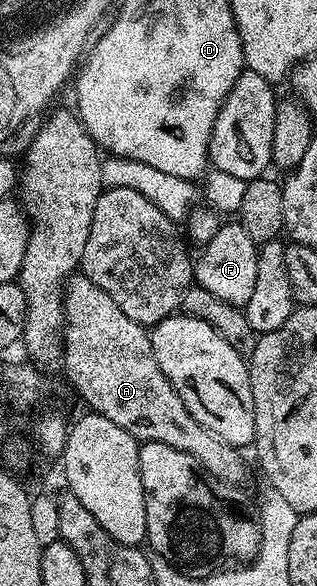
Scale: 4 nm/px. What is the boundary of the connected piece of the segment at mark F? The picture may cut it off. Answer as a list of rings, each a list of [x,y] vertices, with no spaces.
[[[237,220],[224,221],[215,235],[202,247],[203,255],[193,262],[193,282],[205,292],[217,296],[225,304],[245,308],[249,304],[249,296],[253,296],[253,288],[257,284],[257,256],[259,246],[245,232],[243,225]]]

